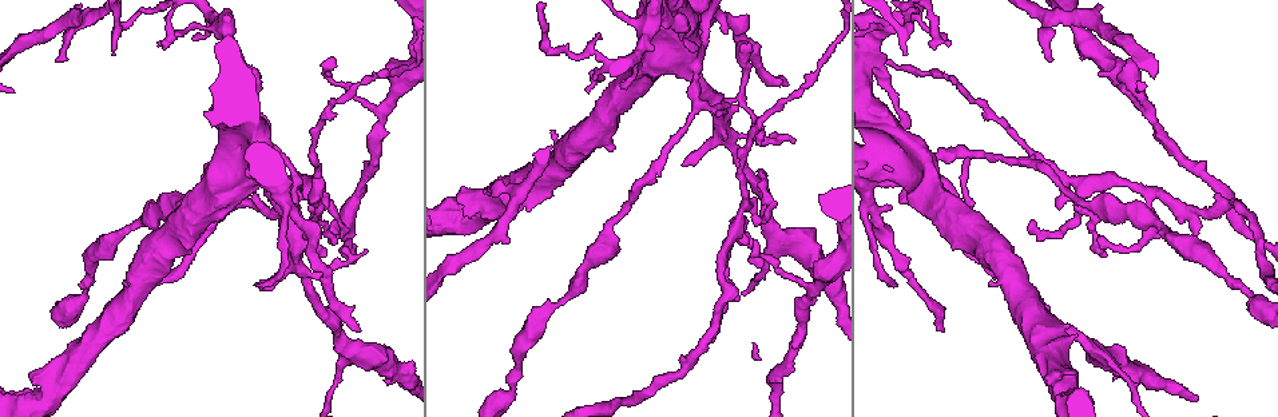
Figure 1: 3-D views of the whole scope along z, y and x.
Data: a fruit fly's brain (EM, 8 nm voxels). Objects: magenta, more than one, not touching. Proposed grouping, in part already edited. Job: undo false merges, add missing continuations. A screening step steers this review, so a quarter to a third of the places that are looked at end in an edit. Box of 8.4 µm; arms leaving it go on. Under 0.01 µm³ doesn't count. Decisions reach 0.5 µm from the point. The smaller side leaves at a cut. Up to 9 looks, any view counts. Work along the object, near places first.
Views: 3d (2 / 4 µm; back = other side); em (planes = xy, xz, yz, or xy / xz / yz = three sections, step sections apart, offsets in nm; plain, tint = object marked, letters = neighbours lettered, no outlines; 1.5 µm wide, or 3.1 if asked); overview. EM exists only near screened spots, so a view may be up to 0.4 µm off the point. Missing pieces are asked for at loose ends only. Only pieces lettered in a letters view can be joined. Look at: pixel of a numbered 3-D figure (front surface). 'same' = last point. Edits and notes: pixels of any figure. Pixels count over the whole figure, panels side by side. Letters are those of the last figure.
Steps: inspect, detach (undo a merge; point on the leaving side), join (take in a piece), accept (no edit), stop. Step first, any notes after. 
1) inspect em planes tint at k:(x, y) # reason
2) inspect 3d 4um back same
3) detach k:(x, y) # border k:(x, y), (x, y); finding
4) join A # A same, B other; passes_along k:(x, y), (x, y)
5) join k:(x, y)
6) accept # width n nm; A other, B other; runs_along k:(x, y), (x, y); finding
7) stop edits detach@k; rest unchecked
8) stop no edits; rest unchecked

inspect em yz step 4 tint at 1:(684, 166) # an open end

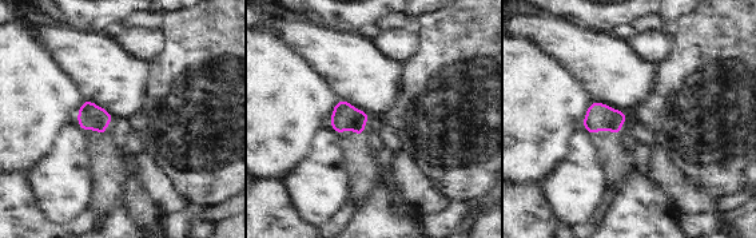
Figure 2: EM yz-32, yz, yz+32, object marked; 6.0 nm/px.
inspect em yz step 4 letters same

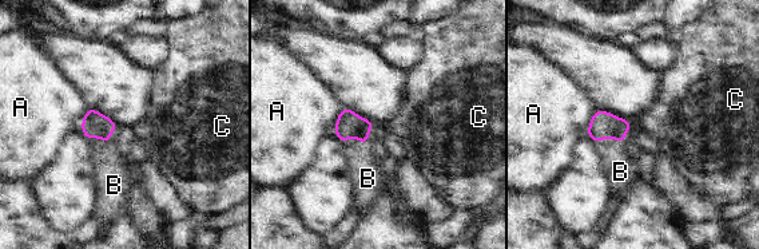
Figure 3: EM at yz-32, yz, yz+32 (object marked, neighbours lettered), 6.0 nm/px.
join B # longest_contact A 160 nm; A other, B same, C other; the neuron continues

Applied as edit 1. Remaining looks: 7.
inspect overview

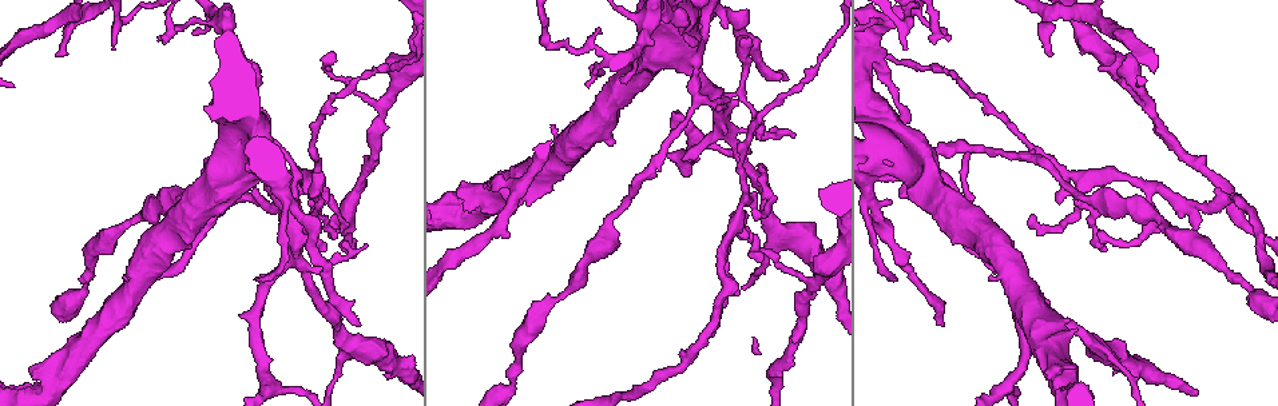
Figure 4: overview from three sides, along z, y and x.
inspect em planes letters at 4:(750, 241) # tapers out

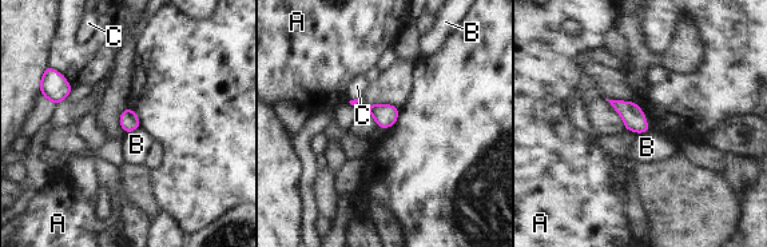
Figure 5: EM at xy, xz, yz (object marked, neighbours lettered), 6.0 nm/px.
accept # width 120 nm; longest_contact B 100 nm; A other, B other, C other; none of them fits

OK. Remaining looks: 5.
inspect 3d 2um at 4:(718, 96) # thick turns thin

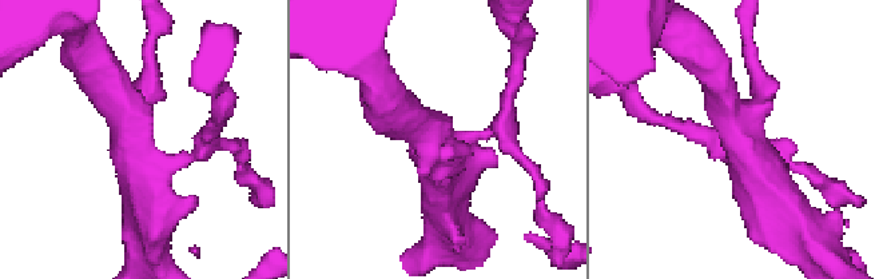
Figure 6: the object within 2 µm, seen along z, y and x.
inspect em xz step 8 tint at 6:(136, 123)

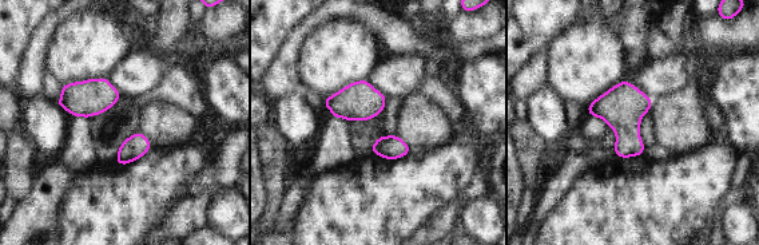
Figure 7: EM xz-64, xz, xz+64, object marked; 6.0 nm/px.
inspect em planes letters same # another direction

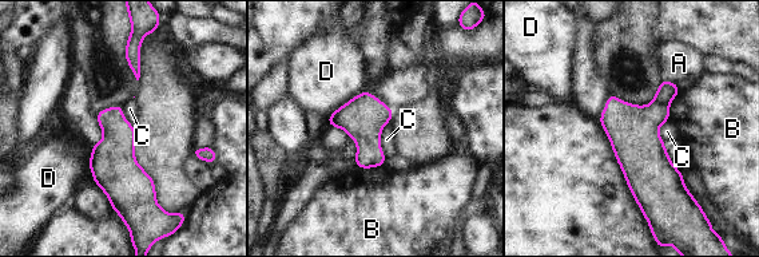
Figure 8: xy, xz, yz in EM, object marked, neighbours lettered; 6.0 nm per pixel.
detach 8:(666, 93) # longest_contact D 300 nm; A other, B other, C other, D other; border 8:(654, 101), (668, 107); two neurons meet here

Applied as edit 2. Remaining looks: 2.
inspect em planes letters at 4:(947, 32) # an open end

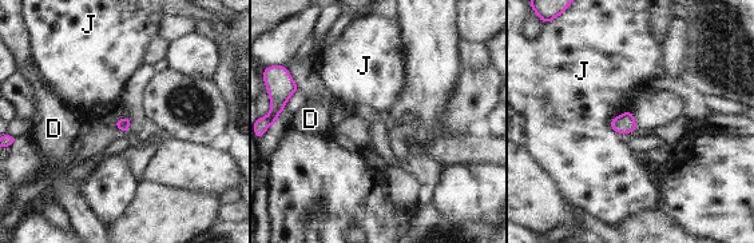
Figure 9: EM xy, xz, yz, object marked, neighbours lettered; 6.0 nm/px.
accept # width 80 nm; D other, J other; border 9:(627, 108), (610, 120), (616, 134); no lettered piece goes on from it

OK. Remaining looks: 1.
stop edits join@3, detach@8; rest unchecked

